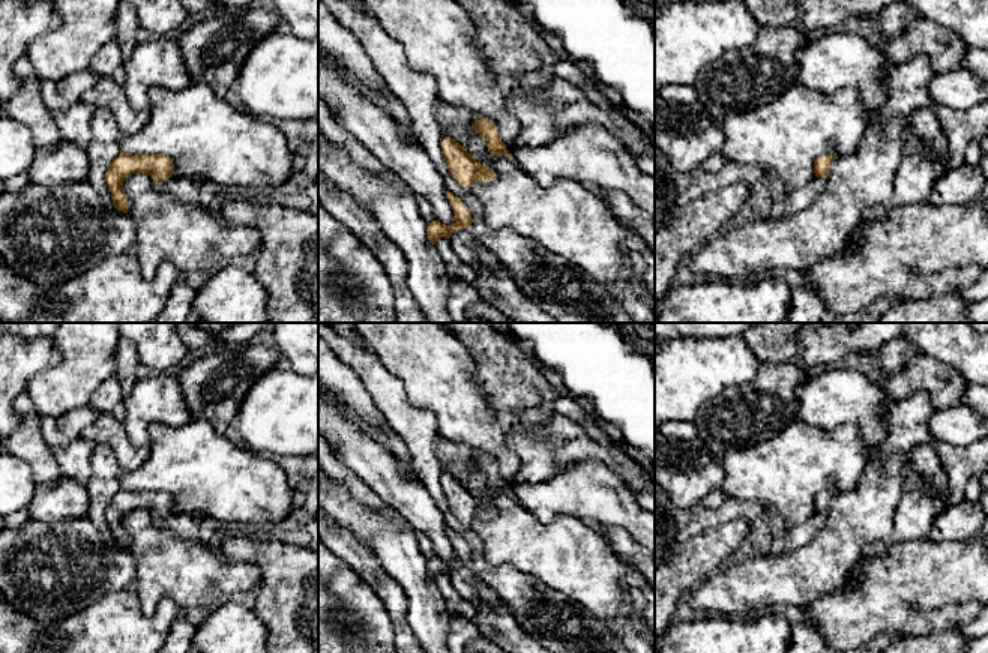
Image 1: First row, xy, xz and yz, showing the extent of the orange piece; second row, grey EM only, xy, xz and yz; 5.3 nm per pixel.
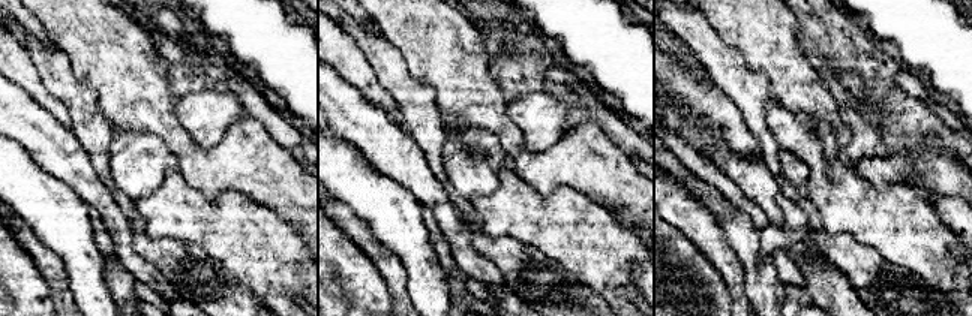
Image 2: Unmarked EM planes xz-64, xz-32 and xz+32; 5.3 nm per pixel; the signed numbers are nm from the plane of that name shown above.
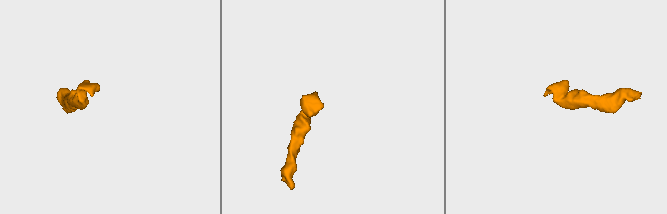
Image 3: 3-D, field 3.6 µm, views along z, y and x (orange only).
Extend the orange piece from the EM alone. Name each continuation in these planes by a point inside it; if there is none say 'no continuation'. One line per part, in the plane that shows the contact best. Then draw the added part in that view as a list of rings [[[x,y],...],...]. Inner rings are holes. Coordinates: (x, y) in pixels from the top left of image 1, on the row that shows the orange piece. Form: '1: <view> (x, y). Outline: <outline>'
1: xz (536, 110). Outline: [[[532,89],[521,98],[509,98],[506,108],[520,122],[520,134],[506,150],[515,158],[517,147],[539,147],[556,138],[557,104],[548,89]]]

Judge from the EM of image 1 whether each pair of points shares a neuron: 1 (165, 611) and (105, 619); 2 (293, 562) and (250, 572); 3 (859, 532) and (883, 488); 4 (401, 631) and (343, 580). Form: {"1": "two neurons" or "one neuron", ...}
{"1": "one neuron", "2": "two neurons", "3": "one neuron", "4": "two neurons"}

